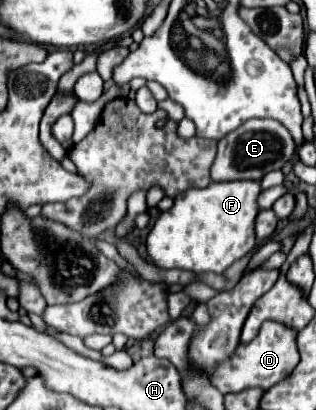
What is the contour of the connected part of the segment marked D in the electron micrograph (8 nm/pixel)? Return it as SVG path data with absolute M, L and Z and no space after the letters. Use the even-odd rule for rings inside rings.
M265 322L265 326L261 326L259 334L255 336L255 340L251 340L247 346L239 344L235 354L217 366L217 372L211 380L213 386L221 394L241 392L247 388L269 390L271 386L281 382L283 378L287 378L293 372L293 368L297 366L299 352L297 352L295 338L297 338L297 332L289 330L287 326L281 326L277 322Z

